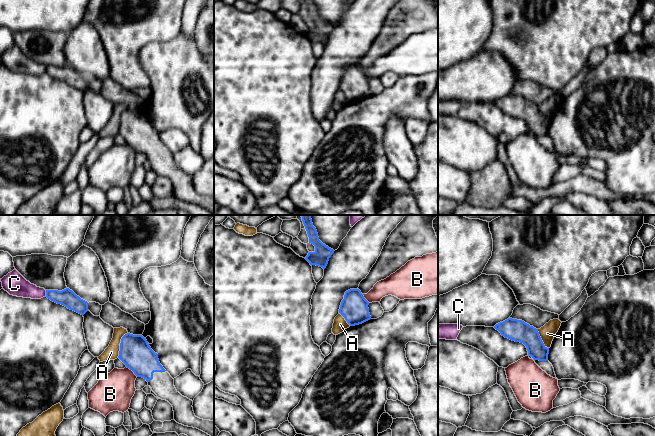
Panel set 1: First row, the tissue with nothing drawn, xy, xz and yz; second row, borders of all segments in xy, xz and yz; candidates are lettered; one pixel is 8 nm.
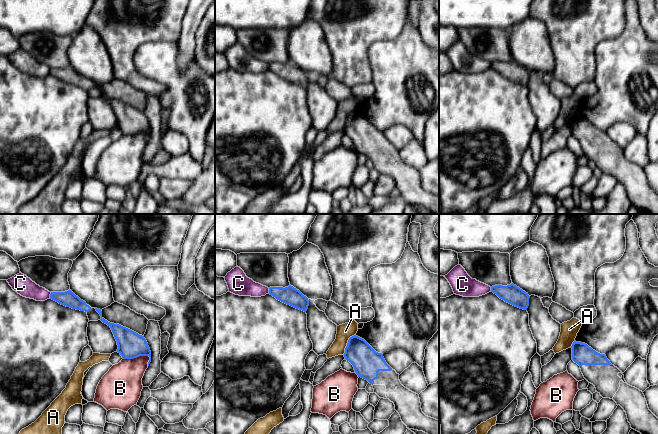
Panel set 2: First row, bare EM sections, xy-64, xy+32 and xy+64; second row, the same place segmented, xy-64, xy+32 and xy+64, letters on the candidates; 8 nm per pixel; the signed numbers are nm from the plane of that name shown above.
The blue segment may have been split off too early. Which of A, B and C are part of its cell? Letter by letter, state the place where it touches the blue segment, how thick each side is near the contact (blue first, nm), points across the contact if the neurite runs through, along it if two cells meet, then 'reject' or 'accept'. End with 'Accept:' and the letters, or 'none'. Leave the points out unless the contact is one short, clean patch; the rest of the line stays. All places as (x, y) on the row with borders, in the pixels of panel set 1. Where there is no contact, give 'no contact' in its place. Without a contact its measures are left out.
A: contact xy (120, 345); calibres 260 and 110 nm; border xy (127, 332), (121, 339), (119, 355), (117, 357); reject
B: contact xy (132, 370); calibres 260 and 300 nm; border xy (126, 366), (137, 376); reject
C: contact xy (46, 293); calibres 140 and 170 nm; reject
Accept: none

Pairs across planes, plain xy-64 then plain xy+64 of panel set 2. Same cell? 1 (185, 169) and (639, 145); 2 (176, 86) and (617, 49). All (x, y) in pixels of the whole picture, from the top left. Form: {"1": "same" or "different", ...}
{"1": "same", "2": "same"}

